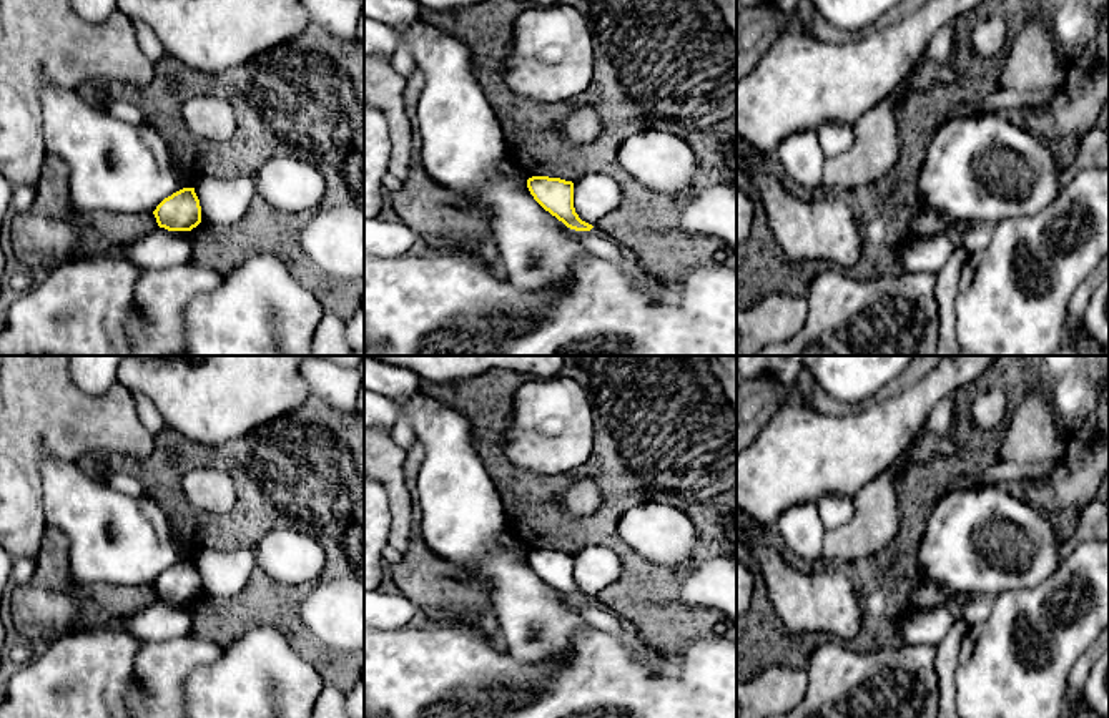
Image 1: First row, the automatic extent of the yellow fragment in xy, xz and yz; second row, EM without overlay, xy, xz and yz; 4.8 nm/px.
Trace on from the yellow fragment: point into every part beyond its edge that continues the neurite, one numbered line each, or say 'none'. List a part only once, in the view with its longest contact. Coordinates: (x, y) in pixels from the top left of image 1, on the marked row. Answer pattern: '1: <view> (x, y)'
none

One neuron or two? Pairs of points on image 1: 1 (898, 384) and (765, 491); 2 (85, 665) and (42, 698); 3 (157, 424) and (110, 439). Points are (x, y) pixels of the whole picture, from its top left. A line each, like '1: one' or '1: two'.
1: two
2: one
3: two

